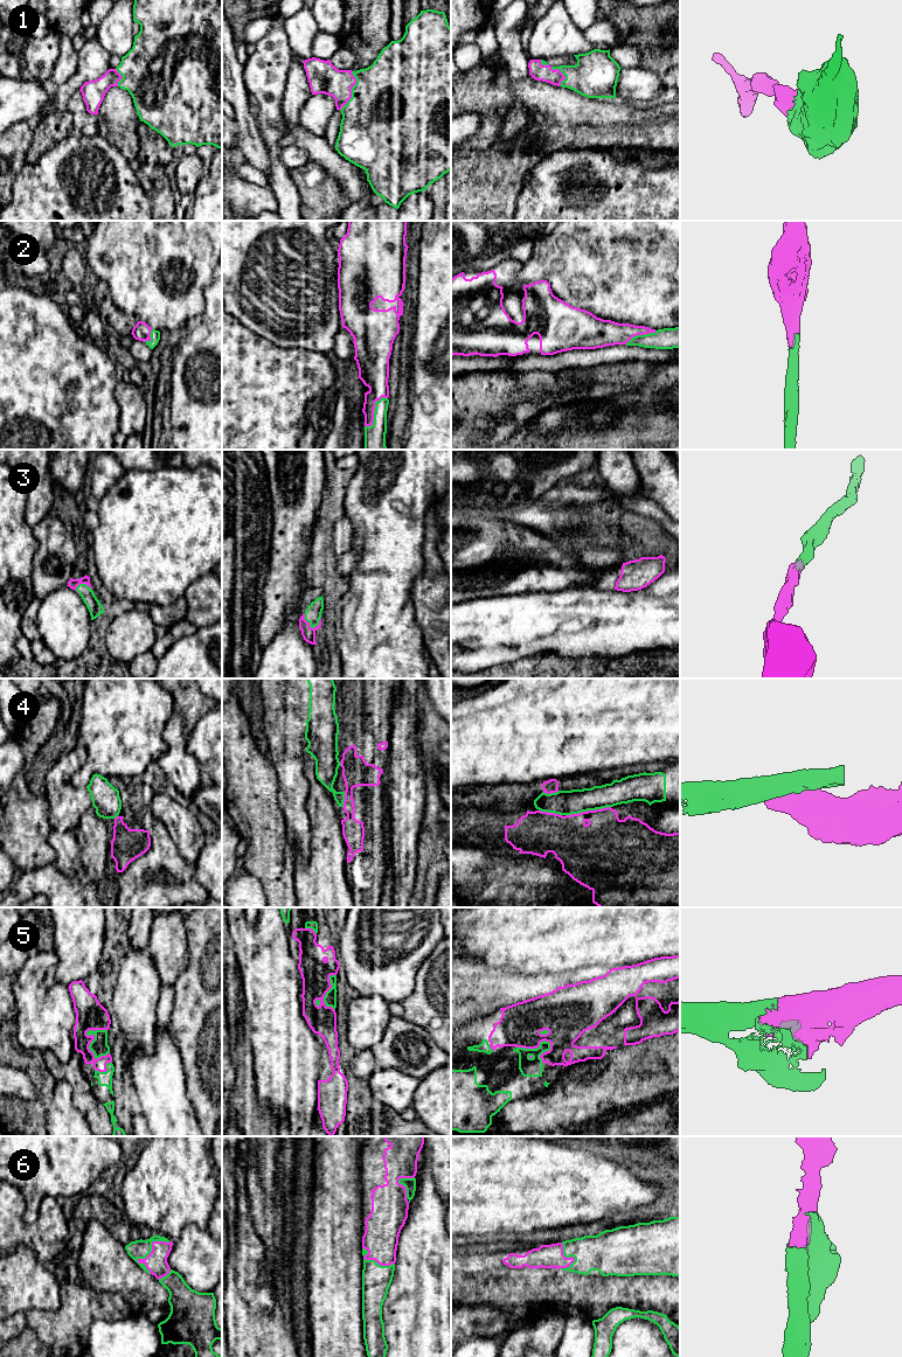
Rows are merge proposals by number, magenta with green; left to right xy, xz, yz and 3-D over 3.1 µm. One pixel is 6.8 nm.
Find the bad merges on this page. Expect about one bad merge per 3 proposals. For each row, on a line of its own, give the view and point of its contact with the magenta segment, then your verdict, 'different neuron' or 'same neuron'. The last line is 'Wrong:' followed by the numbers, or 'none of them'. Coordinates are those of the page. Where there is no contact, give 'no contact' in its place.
1: contact xz (351, 91); same neuron
2: contact xz (373, 411); same neuron
3: contact xz (309, 624); same neuron
4: contact yz (588, 811); different neuron
5: contact xy (88, 1048); same neuron
6: contact xy (152, 1245); same neuron
Wrong: 4

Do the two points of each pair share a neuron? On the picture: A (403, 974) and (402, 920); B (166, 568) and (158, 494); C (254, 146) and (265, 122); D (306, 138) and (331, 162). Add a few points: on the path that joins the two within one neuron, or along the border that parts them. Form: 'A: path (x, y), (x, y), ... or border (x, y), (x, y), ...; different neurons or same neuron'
A: path (414, 959), (424, 947), (424, 937), (417, 930); same neuron
B: path (158, 549), (158, 513); same neuron
C: border (255, 116), (270, 158); different neurons
D: path (312, 144), (325, 157); same neuron

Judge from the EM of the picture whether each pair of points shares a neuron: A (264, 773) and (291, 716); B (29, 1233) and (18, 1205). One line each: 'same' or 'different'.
A: different
B: same

